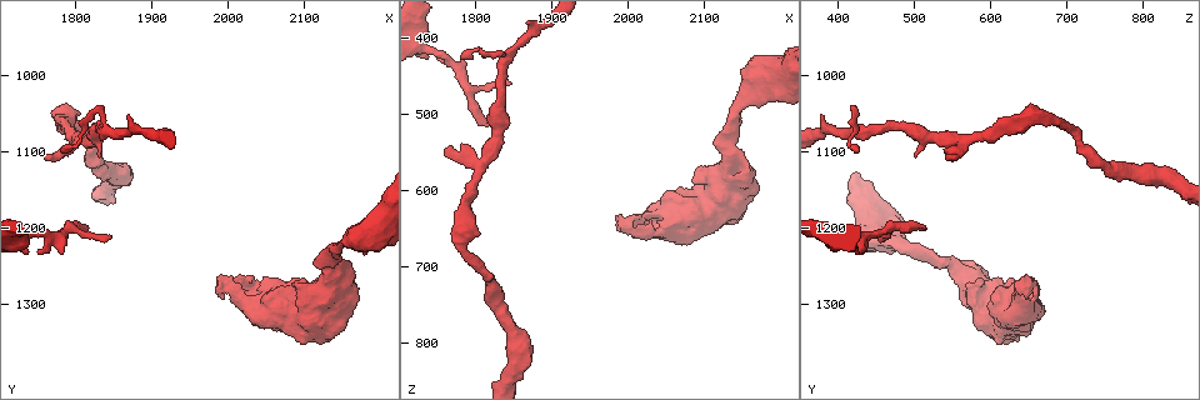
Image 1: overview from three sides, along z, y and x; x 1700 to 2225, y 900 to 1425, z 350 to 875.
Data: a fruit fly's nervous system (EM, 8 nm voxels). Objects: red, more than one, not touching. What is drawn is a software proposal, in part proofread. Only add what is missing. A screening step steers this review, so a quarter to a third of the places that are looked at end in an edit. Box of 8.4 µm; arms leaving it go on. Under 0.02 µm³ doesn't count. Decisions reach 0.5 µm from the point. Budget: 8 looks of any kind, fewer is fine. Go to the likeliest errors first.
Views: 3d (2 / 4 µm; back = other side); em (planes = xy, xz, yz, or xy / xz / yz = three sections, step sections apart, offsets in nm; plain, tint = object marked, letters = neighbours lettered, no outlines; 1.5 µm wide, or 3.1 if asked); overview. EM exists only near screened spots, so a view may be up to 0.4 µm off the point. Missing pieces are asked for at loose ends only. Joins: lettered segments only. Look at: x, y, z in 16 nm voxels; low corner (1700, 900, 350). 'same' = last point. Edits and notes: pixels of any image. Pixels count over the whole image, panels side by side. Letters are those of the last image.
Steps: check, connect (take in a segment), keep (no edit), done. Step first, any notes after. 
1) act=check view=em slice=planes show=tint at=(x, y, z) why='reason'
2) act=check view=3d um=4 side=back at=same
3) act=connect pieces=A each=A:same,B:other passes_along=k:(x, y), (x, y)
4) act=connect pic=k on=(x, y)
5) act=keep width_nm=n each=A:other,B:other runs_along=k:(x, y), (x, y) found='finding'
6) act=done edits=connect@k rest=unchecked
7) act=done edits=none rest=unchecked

act=check view=3d um=2 at=(1760, 1105, 545)

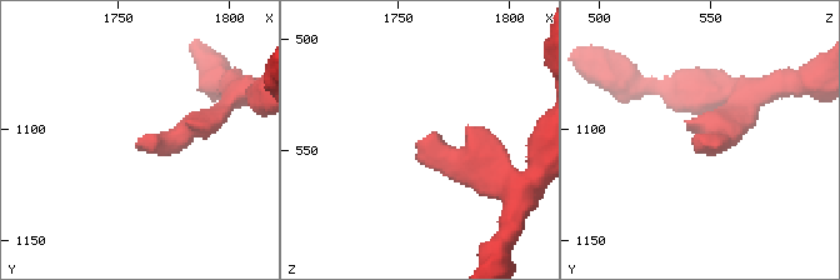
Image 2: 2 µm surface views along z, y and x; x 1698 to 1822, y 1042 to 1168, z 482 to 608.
act=check view=em slice=planes show=letters at=(1758, 1106, 548)

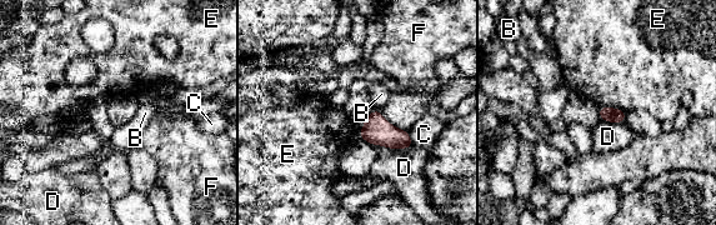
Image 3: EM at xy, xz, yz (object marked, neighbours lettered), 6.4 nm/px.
act=keep width_nm=100 each=B:other,C:other,D:other,E:other,F:other border=3:(599, 106), (620, 108), (626, 113) found='no lettered segment goes on from it'

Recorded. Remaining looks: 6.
act=check view=em slice=planes show=letters at=(2090, 1270, 585) why='stops while still wide'

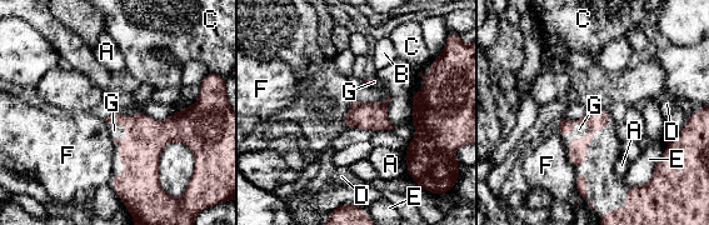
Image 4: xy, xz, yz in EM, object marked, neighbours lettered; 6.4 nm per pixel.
act=connect pieces=G each=A:other,B:other,C:other,D:other,E:other,F:other,G:same found='the neuron continues'

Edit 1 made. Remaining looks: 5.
act=check view=overview

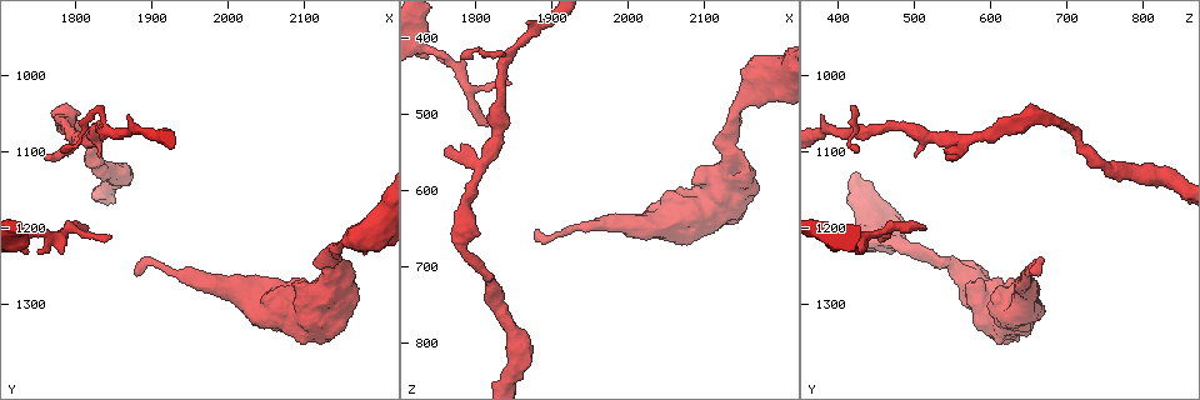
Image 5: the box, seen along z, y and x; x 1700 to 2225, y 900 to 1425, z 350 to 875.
act=check view=3d um=4 at=(1880, 1265, 660) why='free end'

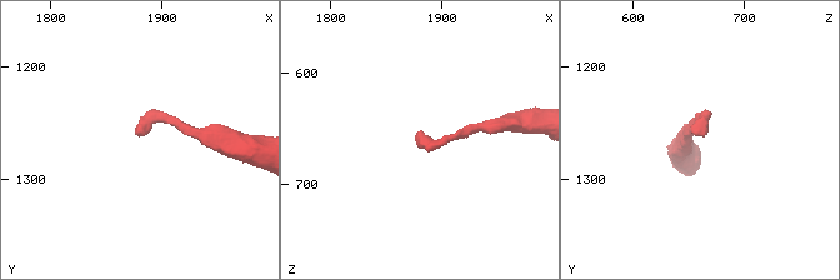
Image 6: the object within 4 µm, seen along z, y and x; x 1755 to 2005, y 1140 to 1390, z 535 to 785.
act=check view=em slice=planes show=letters at=(1878, 1260, 656)

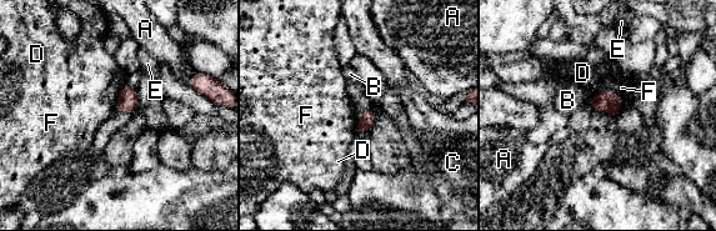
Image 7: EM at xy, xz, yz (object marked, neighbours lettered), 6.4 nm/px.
act=keep longest_contact=F:200nm each=A:other,B:other,C:other,D:other,E:other,F:other found='none of them fits'

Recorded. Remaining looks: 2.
act=done edits=connect@4 rest=unchecked

